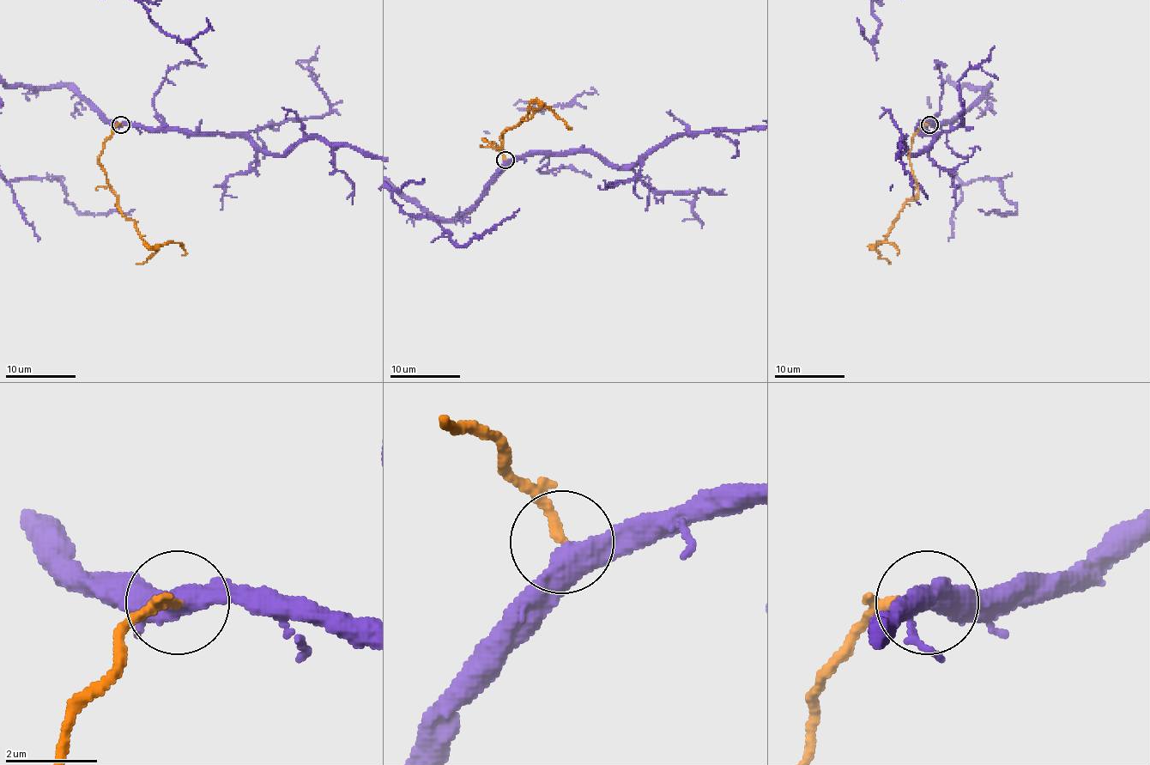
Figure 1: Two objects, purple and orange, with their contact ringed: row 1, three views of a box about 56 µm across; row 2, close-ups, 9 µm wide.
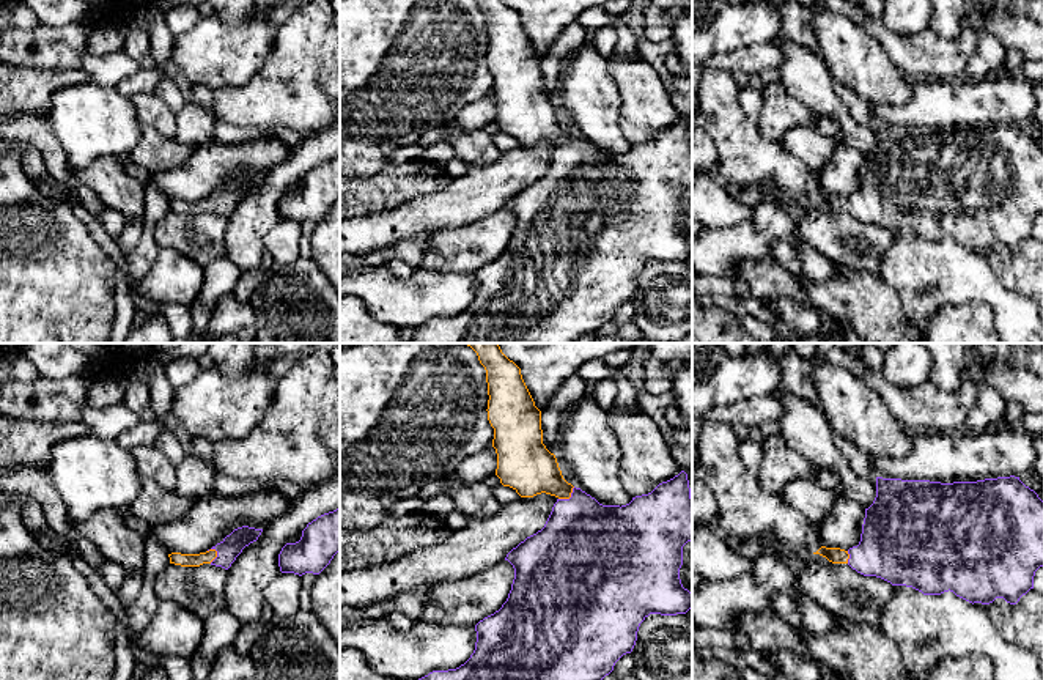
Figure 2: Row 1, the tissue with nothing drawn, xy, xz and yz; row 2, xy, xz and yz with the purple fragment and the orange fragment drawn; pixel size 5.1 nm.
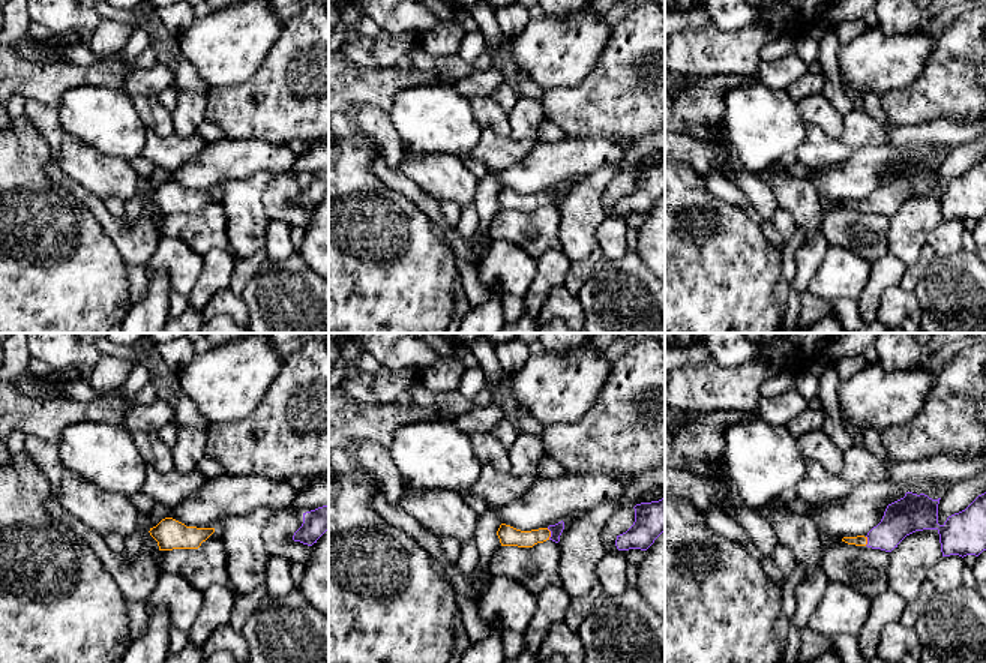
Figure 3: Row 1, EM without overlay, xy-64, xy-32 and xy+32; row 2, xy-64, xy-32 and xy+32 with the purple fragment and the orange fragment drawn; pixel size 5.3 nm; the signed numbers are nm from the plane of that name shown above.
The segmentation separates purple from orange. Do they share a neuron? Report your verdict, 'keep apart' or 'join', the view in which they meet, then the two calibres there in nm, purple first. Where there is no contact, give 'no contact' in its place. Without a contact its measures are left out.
join; meets purple in xz; 440 nm thick on the purple side, 260 nm on the other

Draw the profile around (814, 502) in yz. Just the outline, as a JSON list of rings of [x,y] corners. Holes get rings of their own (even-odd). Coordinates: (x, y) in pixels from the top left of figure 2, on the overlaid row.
[[[810,479],[791,480],[780,491],[783,501],[812,524],[820,524],[826,518],[840,494],[840,491],[821,488]]]

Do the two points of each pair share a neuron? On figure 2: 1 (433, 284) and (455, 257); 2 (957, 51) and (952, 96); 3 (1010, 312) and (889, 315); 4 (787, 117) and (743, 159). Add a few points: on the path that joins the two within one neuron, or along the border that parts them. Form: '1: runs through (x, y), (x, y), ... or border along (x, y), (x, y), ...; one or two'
1: border along (420, 266), (474, 274); two
2: border along (963, 77), (957, 81), (916, 81); two
3: border along (884, 284), (899, 296), (905, 315), (919, 326); two
4: border along (754, 123), (765, 139), (777, 142); two

